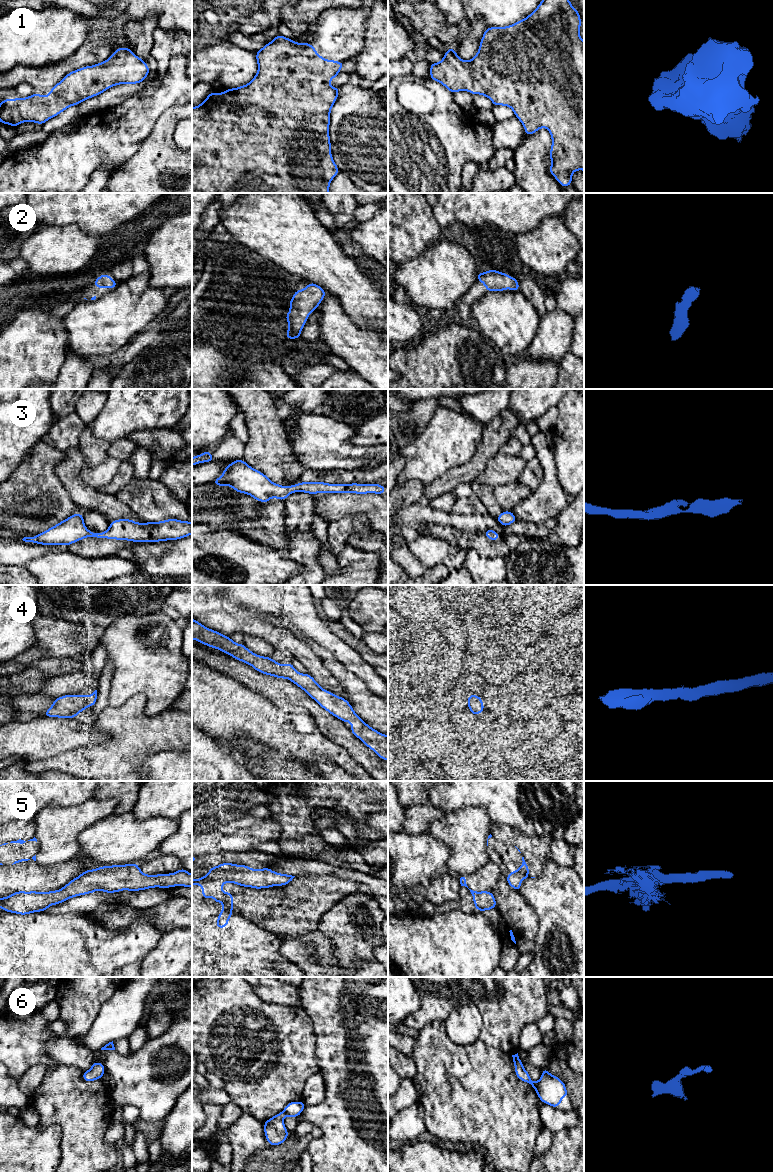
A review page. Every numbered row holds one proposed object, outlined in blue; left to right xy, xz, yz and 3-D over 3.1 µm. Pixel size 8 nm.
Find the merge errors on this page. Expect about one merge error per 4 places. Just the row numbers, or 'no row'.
no row

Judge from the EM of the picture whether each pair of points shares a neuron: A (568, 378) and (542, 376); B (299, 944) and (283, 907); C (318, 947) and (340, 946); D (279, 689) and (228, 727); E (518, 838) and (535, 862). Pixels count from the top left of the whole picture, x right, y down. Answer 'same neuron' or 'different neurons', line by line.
A: different neurons
B: different neurons
C: different neurons
D: different neurons
E: same neuron

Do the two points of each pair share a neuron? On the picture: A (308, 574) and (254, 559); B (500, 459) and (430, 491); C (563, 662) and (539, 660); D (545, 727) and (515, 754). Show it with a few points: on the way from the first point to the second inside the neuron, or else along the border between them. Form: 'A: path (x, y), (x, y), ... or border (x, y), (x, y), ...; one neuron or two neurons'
A: border (285, 553), (302, 567), (300, 572); two neurons
B: border (499, 450), (489, 459), (486, 468), (473, 480); two neurons
C: border (557, 650), (552, 661), (545, 668), (536, 671); two neurons
D: path (537, 731), (533, 735), (533, 739), (523, 747); one neuron

